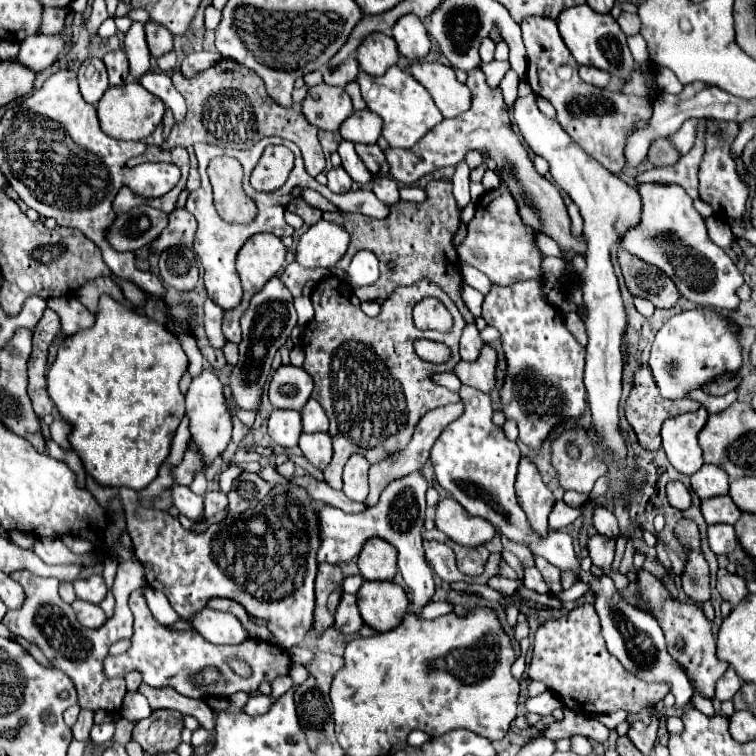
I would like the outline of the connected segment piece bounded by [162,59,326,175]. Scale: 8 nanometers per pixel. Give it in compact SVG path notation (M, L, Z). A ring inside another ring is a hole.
M224 59L190 79L176 71L172 73L172 83L184 95L188 103L188 115L182 123L174 125L170 137L162 145L164 149L184 145L186 149L190 149L190 155L194 155L196 143L248 149L252 143L260 141L266 135L282 135L300 147L310 175L318 175L324 171L326 161L318 143L318 129L310 125L298 109L282 109L276 101L272 101L272 97L268 97L264 89L264 81L252 69Z

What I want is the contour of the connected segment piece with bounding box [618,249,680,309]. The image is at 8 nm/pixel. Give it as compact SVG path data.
M618 249L618 261L626 279L626 287L632 295L650 299L658 309L670 309L676 305L680 297L678 287L664 271L638 257L632 257L632 253L624 249Z

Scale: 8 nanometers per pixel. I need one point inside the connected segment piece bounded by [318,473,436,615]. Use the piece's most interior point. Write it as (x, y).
(398, 518)

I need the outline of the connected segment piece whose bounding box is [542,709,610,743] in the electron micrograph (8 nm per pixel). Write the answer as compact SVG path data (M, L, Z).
M570 709L564 711L564 719L562 721L552 721L542 731L542 735L546 735L552 741L564 739L564 737L572 737L572 735L584 735L584 737L594 739L594 741L600 741L600 743L608 739L608 733L610 731L600 721L590 719L586 715L570 713Z

